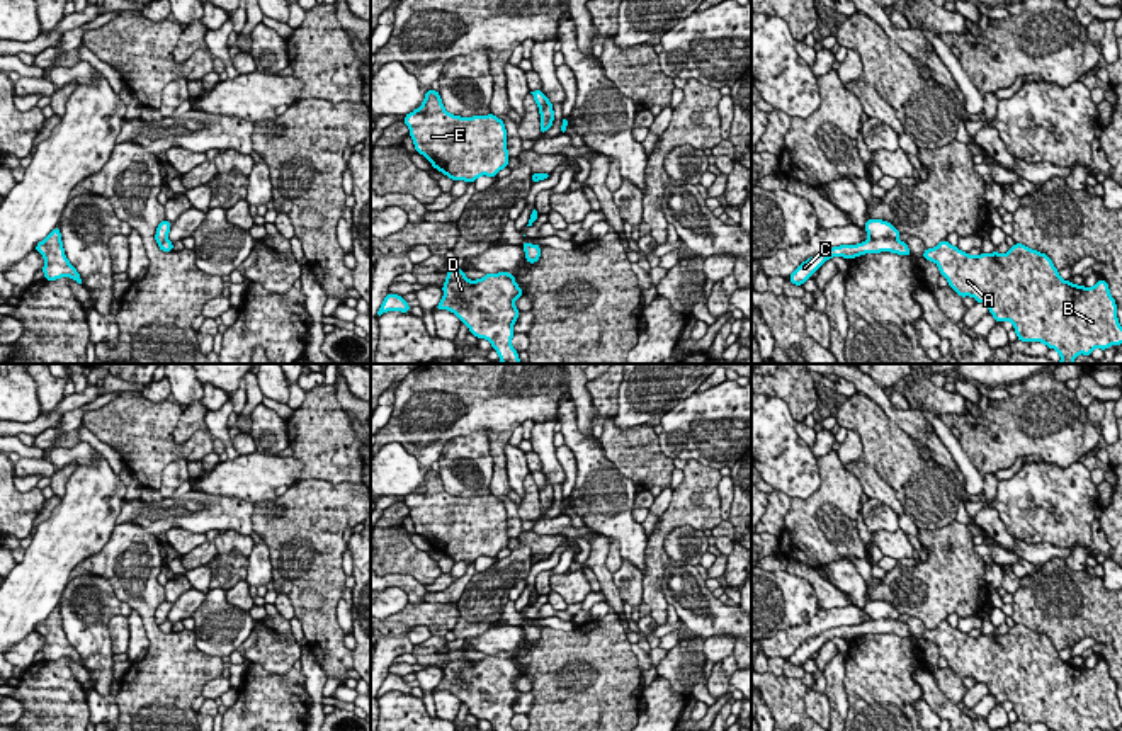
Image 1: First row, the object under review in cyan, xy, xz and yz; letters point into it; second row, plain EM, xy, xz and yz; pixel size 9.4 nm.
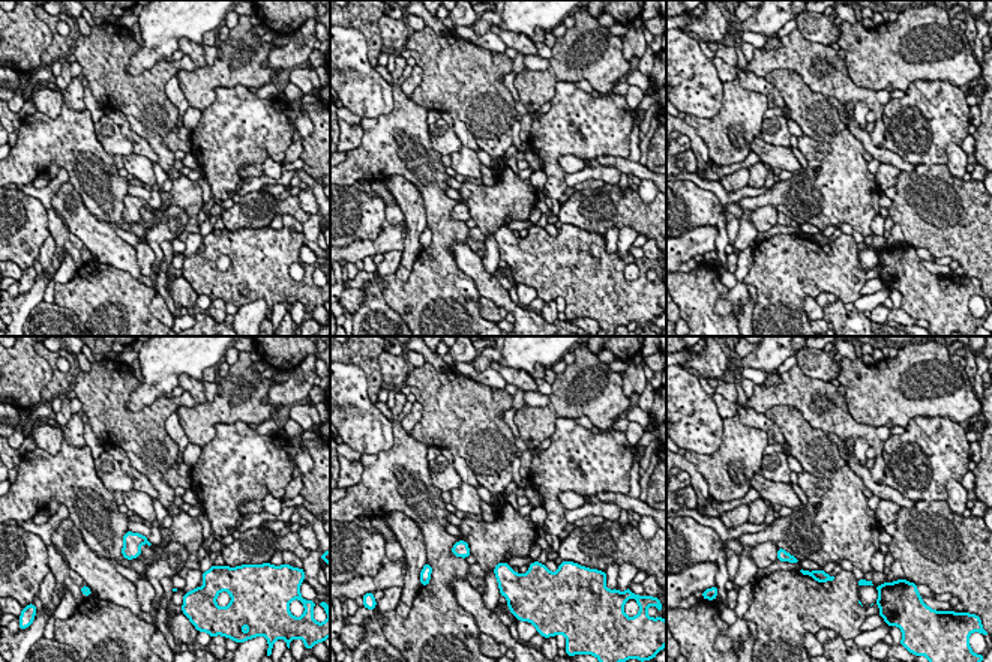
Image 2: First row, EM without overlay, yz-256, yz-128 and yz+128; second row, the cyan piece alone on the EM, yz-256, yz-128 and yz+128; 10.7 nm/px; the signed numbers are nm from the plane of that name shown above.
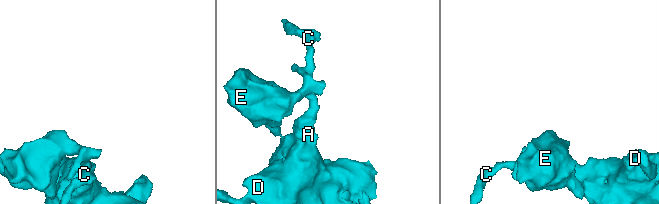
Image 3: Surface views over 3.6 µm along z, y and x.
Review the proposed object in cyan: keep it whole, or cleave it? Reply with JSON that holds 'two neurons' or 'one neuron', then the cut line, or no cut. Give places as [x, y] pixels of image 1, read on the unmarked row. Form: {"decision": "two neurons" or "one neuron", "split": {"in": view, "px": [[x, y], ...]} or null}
{"decision": "two neurons", "split": {"in": "yz", "px": [[896, 617], [869, 621]]}}

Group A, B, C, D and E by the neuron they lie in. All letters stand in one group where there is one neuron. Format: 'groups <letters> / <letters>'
groups A B C D / E

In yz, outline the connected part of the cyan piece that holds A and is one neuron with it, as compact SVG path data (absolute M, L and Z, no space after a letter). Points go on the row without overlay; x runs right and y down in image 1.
M942 620L935 629L925 629L923 639L938 646L960 678L972 677L976 683L984 683L998 704L1010 700L1020 722L1042 722L1054 731L1107 731L1122 726L1122 707L1108 663L1102 660L1093 668L1085 668L1062 661L1046 634L1015 624L1003 636L993 632L971 638Z

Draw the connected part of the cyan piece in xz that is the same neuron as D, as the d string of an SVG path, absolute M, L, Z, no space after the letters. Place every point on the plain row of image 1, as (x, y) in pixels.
M449 649L444 678L435 690L449 690L468 706L469 714L491 722L495 731L515 731L512 728L513 704L520 692L515 680L524 677L515 658L508 653L484 654L469 661L464 651Z

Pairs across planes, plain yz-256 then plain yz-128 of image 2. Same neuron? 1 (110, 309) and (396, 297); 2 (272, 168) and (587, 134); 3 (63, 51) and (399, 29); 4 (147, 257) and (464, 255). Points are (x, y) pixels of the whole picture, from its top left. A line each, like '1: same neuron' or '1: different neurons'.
1: same neuron
2: different neurons
3: same neuron
4: different neurons

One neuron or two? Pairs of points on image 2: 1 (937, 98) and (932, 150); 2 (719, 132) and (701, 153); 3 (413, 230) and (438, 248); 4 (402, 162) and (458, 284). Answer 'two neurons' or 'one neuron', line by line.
1: one neuron
2: two neurons
3: two neurons
4: one neuron

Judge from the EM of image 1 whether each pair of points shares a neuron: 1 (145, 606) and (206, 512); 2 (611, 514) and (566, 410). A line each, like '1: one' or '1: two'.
1: two
2: one

